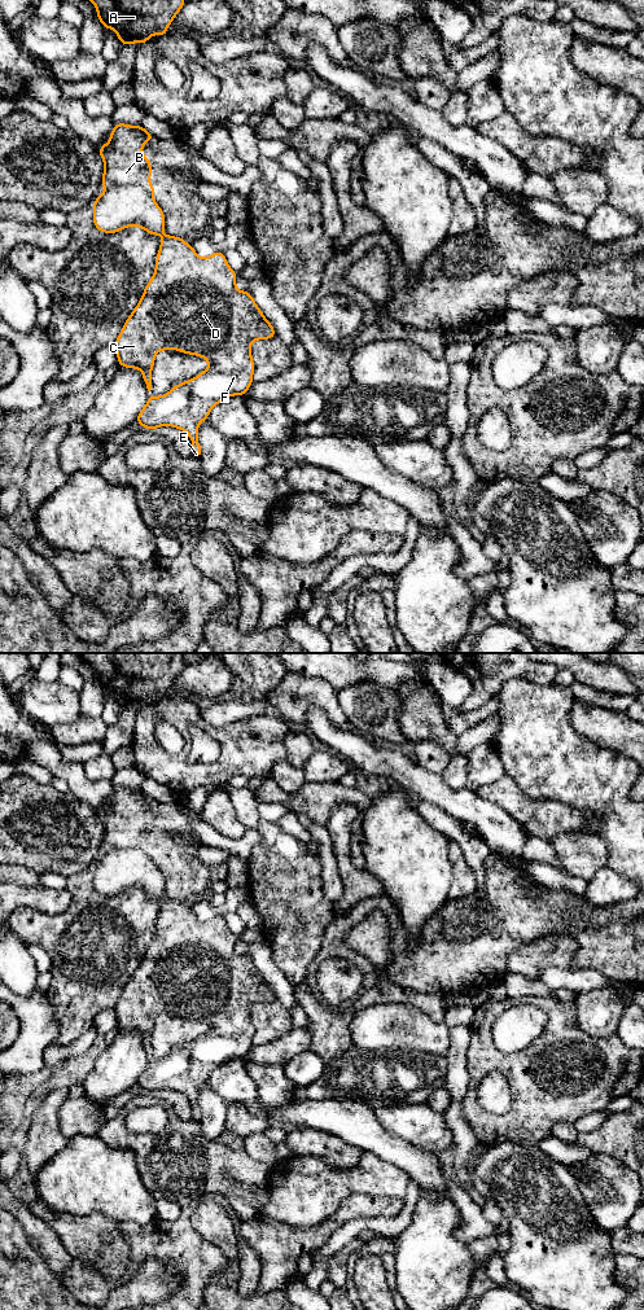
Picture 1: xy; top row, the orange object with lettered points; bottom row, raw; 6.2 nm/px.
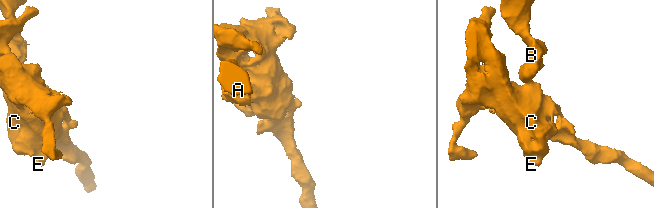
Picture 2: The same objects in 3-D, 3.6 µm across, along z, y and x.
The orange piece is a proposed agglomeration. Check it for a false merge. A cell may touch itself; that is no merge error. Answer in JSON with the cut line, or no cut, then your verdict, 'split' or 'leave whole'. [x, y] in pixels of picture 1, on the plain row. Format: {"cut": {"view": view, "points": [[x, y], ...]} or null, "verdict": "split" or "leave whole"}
{"cut": {"view": "xy", "points": [[106, 851], [139, 849], [152, 859]]}, "verdict": "split"}

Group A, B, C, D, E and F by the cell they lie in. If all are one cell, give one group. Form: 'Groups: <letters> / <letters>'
Groups: A B / C D E F

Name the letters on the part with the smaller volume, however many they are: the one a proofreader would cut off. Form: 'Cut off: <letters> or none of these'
Cut off: A, B

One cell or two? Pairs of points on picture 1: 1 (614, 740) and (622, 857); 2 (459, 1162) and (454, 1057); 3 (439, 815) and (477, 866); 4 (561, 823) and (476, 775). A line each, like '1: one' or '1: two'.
1: two
2: one
3: one
4: two

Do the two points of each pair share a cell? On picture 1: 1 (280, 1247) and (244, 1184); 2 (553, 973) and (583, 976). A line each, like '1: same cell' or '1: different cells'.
1: different cells
2: same cell

